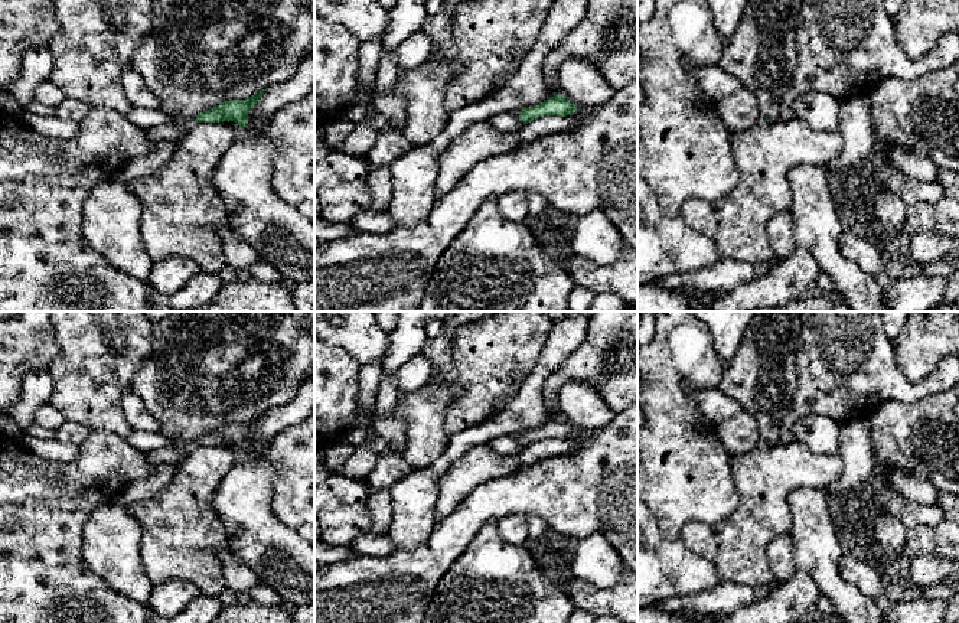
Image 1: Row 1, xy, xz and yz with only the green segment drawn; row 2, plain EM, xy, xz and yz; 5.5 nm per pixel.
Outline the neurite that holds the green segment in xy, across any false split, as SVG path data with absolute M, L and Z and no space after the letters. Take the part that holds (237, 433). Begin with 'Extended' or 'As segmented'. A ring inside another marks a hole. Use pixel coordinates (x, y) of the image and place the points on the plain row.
Extended. M261 412L245 423L232 423L225 424L208 434L198 437L193 441L186 443L183 447L160 447L150 451L146 451L146 457L149 461L160 464L160 463L180 463L195 447L206 444L206 446L219 446L219 444L234 444L241 451L248 447L248 437L251 431L258 425L261 418L267 414Z

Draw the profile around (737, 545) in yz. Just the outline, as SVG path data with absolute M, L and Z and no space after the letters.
M797 441L737 454L731 457L731 473L740 495L738 508L712 525L686 522L679 539L711 562L722 581L769 586L776 578L767 545L792 526L787 496L805 486L826 489L842 470L839 454L816 454Z

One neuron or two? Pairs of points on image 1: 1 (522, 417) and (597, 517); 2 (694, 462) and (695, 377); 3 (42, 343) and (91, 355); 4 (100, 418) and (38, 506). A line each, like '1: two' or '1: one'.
1: two
2: one
3: two
4: two

